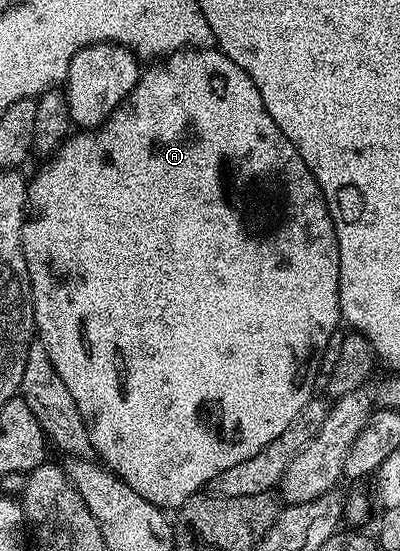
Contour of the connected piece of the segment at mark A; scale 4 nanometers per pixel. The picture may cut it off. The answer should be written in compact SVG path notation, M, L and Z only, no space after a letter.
M190 47L181 49L178 53L170 53L160 63L144 70L141 78L137 80L137 86L129 93L129 100L119 106L115 112L98 129L92 131L77 131L66 137L65 142L59 146L56 153L44 162L45 165L33 181L27 185L27 205L31 212L25 218L25 226L21 232L21 246L23 255L27 259L27 271L31 279L31 291L33 292L33 314L37 324L36 332L39 334L40 344L44 345L47 355L51 355L51 363L55 363L55 371L59 371L59 379L67 386L71 399L75 399L75 407L79 407L79 415L83 415L83 423L89 432L89 443L92 452L103 462L105 468L113 470L122 481L127 482L131 491L139 491L147 503L155 503L160 509L176 511L181 508L187 499L191 499L206 488L208 483L216 482L217 477L227 467L235 467L235 463L243 463L243 459L251 459L259 455L267 443L271 443L303 411L303 407L315 395L313 389L317 385L317 377L321 373L321 360L323 351L331 339L333 333L338 332L339 322L342 320L341 308L339 307L339 243L335 235L333 220L329 214L329 208L321 188L311 175L307 163L299 155L299 151L279 131L275 119L267 115L267 107L263 107L263 95L255 87L251 75L239 67L226 53L222 53L216 47Z

